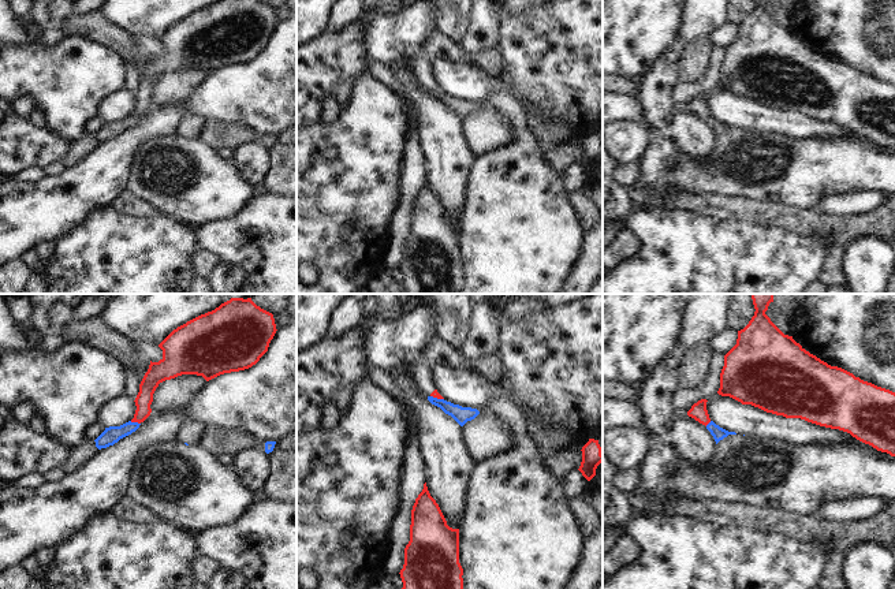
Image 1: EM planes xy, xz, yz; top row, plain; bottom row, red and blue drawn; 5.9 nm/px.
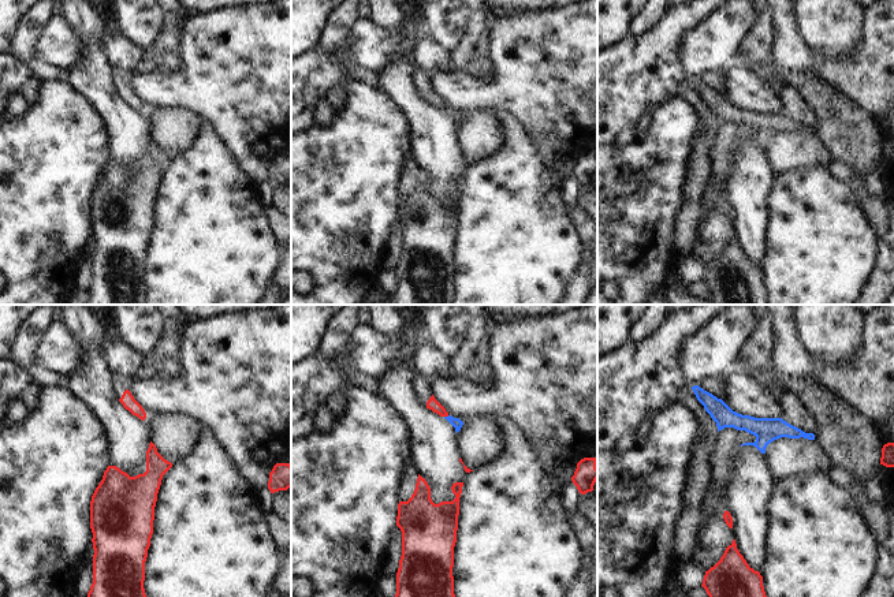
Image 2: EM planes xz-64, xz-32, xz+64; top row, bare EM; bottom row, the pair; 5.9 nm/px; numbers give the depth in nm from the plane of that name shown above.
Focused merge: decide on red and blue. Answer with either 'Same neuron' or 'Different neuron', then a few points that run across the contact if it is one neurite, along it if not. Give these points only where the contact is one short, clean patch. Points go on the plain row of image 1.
Different neuron. Line: xy (130, 115), (140, 118).

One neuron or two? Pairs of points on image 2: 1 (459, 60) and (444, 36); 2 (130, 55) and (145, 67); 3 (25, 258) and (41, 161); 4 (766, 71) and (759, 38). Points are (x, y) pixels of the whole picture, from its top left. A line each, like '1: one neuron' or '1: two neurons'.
1: two neurons
2: two neurons
3: one neuron
4: one neuron

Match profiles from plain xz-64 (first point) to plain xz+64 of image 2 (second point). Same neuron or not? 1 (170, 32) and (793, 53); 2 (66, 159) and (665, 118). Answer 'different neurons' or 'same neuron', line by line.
1: same neuron
2: same neuron

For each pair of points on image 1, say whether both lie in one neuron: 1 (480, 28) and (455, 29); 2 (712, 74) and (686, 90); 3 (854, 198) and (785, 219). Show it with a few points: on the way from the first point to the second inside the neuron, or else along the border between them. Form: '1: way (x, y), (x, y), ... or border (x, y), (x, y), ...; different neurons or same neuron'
1: border (470, 14), (463, 34), (455, 43); different neurons
2: way (705, 81), (693, 90); same neuron
3: border (817, 209), (830, 215), (849, 216); different neurons

